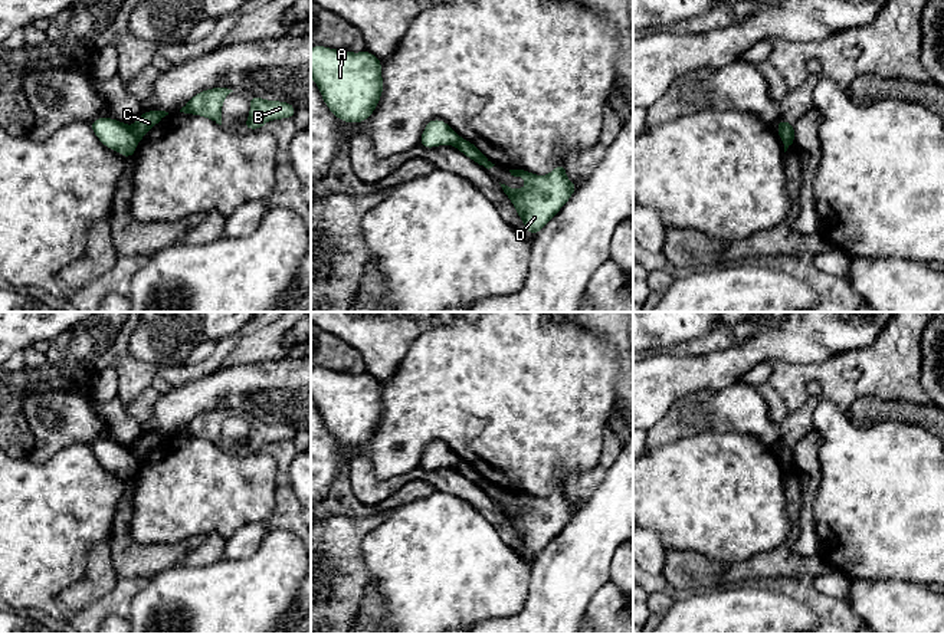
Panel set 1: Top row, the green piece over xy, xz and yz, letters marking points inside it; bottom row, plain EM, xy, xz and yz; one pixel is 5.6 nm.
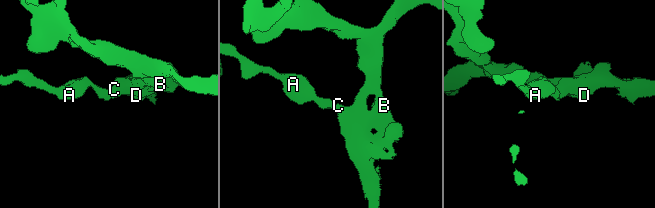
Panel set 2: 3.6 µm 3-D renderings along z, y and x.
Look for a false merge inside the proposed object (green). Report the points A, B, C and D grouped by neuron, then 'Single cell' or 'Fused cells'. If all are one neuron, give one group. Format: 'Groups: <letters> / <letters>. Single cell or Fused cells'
Groups: A / B C D. Fused cells

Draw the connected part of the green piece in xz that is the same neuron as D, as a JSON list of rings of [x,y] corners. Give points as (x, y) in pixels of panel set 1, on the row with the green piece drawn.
[[[564,164],[557,165],[547,175],[535,175],[524,170],[509,170],[509,173],[524,178],[527,185],[522,190],[505,184],[501,187],[522,219],[525,230],[532,236],[561,210],[578,187],[567,178]]]

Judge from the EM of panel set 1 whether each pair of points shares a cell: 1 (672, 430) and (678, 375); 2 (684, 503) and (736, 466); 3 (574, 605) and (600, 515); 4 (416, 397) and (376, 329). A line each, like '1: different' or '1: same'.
1: different
2: same
3: same
4: different

